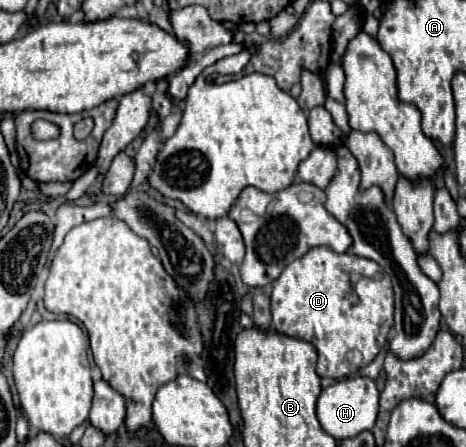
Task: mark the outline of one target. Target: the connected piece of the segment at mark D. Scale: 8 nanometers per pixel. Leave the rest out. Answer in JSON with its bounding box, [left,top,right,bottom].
[271,247,393,379]

